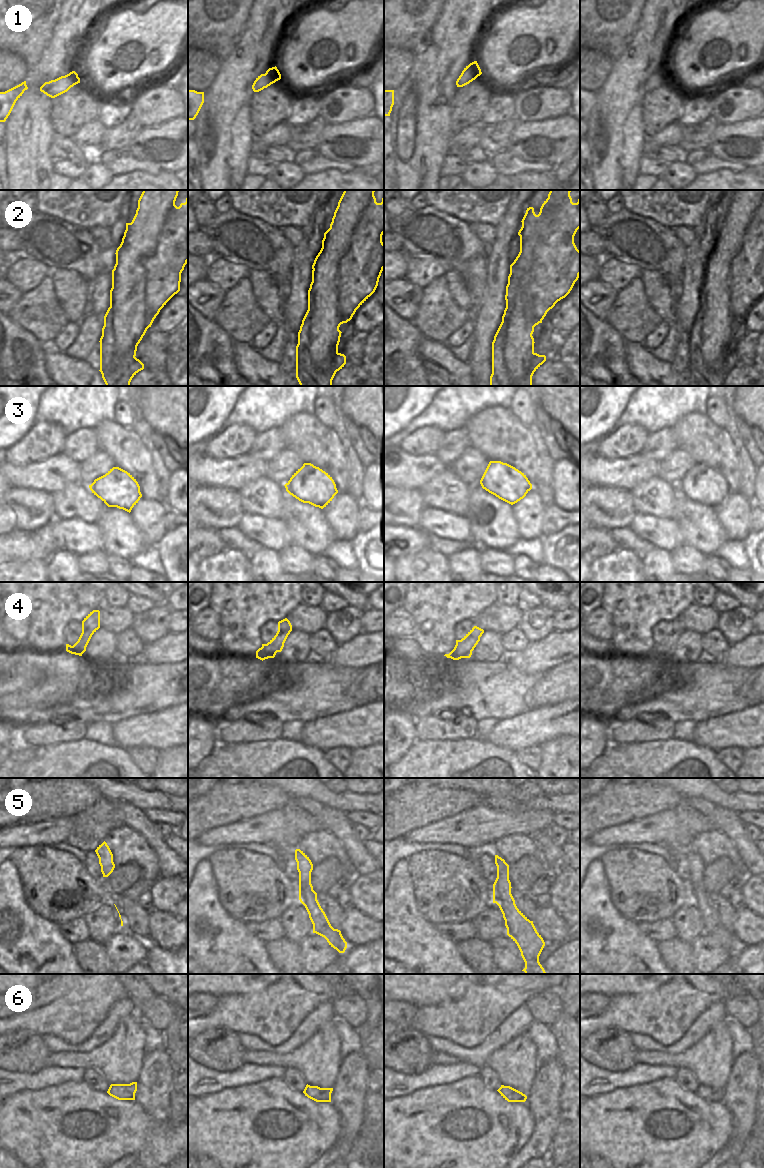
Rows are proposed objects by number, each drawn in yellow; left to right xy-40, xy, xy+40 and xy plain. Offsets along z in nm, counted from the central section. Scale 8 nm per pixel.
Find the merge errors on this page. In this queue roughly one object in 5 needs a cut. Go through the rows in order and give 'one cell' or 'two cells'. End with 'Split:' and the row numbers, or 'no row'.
1: one cell
2: one cell
3: two cells
4: one cell
5: one cell
6: one cell
Split: 3

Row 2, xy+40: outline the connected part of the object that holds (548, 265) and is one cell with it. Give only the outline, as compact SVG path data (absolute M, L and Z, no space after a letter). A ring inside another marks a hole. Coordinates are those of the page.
M550 190L548 198L544 201L540 208L539 214L536 215L534 208L529 207L521 221L522 227L518 232L518 235L520 236L520 252L514 262L510 265L510 274L508 276L508 284L506 286L505 295L506 308L502 316L502 322L492 342L492 374L490 376L490 386L532 386L532 376L534 372L546 361L545 355L539 355L534 352L535 342L532 336L534 327L539 323L542 323L547 312L552 309L558 301L565 298L570 293L580 275L580 251L574 243L574 236L580 228L580 198L577 203L573 203L570 192L571 190Z

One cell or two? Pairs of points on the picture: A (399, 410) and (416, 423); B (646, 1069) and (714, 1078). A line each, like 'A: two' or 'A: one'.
A: two
B: two

